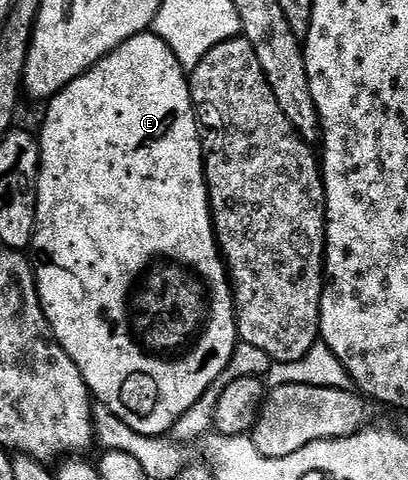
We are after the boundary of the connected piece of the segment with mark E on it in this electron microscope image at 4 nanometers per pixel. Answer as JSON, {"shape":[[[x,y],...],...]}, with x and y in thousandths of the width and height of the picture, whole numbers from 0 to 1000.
{"shape":[[[353,67],[306,83],[272,113],[257,115],[248,127],[223,146],[211,146],[189,167],[179,167],[154,185],[147,196],[113,215],[115,240],[105,246],[105,273],[93,273],[96,292],[96,390],[91,392],[91,433],[86,435],[86,492],[81,498],[81,521],[96,527],[96,554],[83,556],[86,592],[96,598],[96,623],[105,635],[105,648],[115,660],[115,671],[125,677],[125,690],[150,717],[150,725],[174,744],[179,758],[199,775],[216,813],[235,831],[243,829],[255,848],[279,858],[289,871],[306,875],[326,900],[346,900],[368,913],[387,913],[407,906],[426,890],[429,881],[453,858],[480,852],[498,838],[498,819],[551,775],[561,750],[571,742],[581,715],[588,710],[586,677],[576,673],[576,613],[566,606],[566,583],[556,569],[556,548],[547,544],[547,533],[537,525],[537,508],[527,500],[527,469],[517,463],[517,419],[507,406],[507,358],[502,352],[502,288],[493,277],[488,248],[478,235],[478,219],[468,215],[468,173],[461,148],[449,144],[449,135],[424,117],[414,92],[395,83],[375,67]]]}

